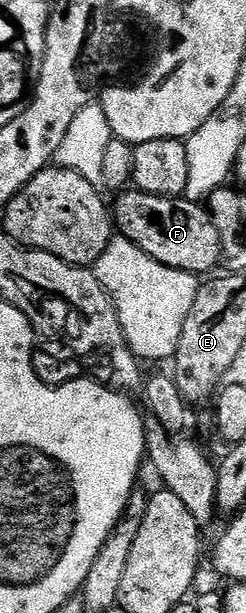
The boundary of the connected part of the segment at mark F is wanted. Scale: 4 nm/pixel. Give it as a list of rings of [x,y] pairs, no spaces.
[[[124,190],[118,193],[116,200],[119,201],[113,204],[113,224],[118,235],[145,250],[149,258],[177,270],[192,272],[200,278],[214,273],[215,267],[220,267],[223,251],[210,211],[203,209],[202,212],[199,204],[185,198],[158,196],[138,190]]]

